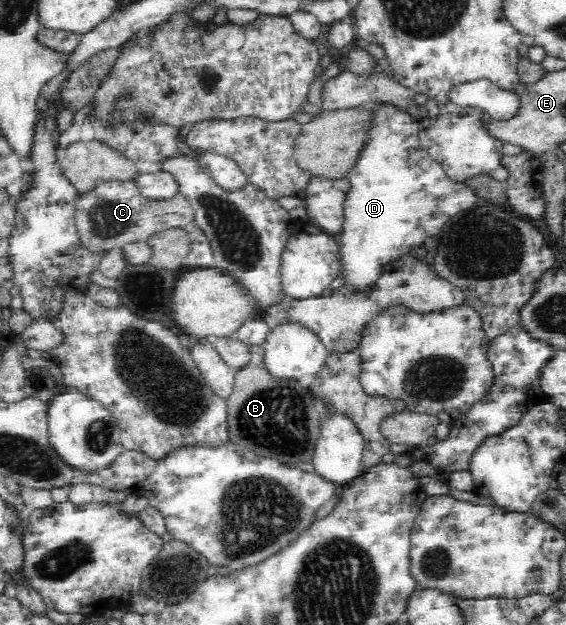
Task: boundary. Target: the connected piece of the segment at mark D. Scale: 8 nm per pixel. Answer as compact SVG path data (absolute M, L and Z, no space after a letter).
M373 106L377 122L372 138L366 144L358 164L348 174L352 188L347 192L344 206L344 223L337 239L339 242L339 274L342 284L354 296L372 294L383 270L394 260L400 259L415 248L420 248L426 237L440 236L445 227L461 212L470 209L480 201L472 188L465 182L448 177L442 163L432 158L420 146L418 121L407 112L395 106Z

